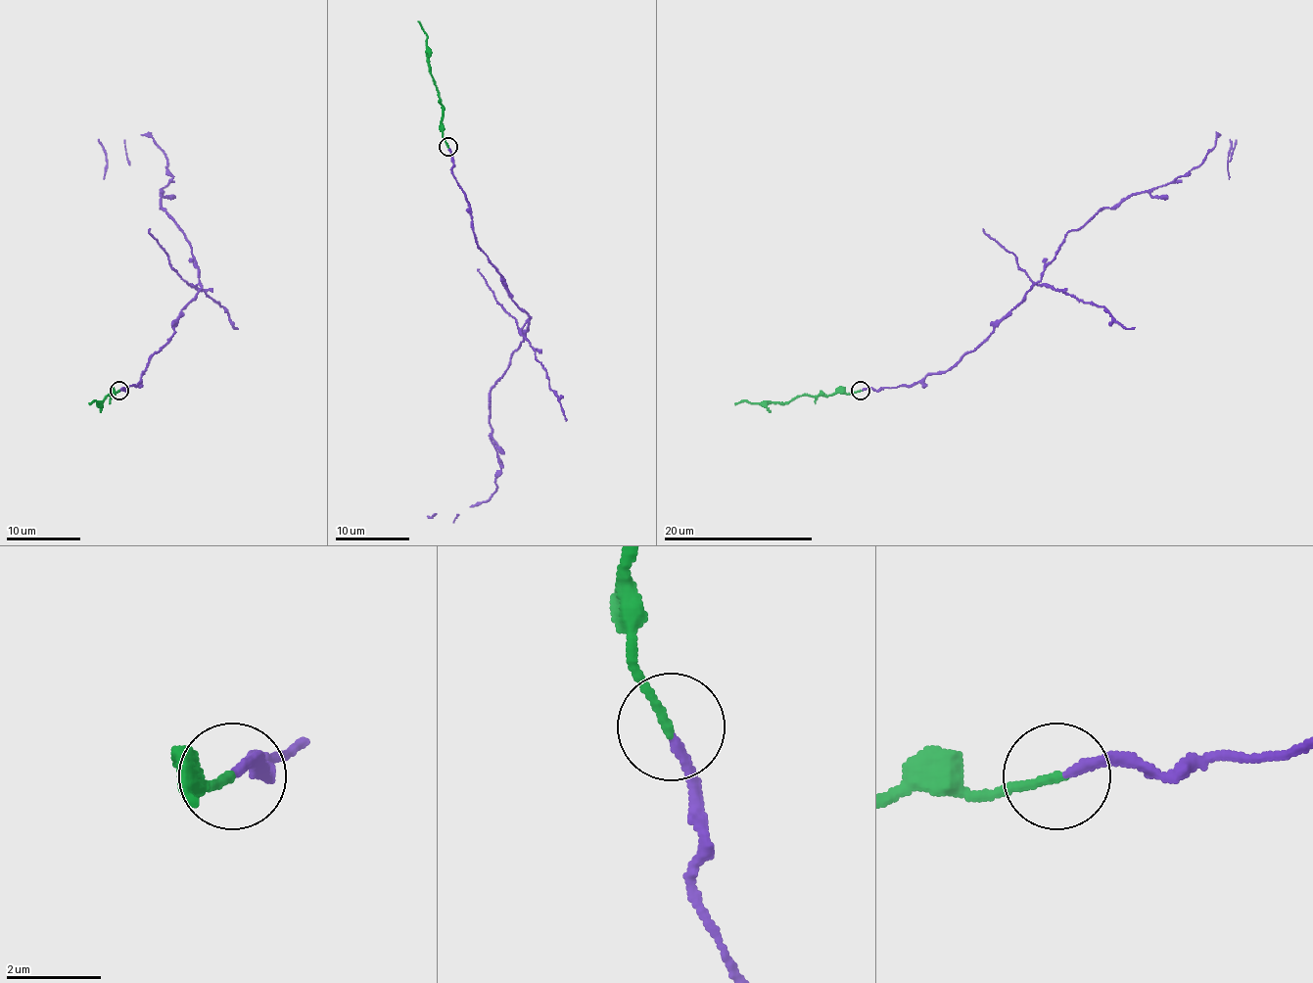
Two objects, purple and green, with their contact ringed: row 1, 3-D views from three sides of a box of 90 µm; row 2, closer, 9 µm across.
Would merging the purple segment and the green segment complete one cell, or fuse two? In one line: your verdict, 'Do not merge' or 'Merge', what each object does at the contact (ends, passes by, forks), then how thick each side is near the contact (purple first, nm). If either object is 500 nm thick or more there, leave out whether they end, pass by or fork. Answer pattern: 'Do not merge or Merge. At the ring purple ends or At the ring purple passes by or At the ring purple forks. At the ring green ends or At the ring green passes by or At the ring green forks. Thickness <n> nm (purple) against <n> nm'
Do not merge. At the ring purple ends. At the ring green ends. Thickness 190 nm (purple) against 180 nm

